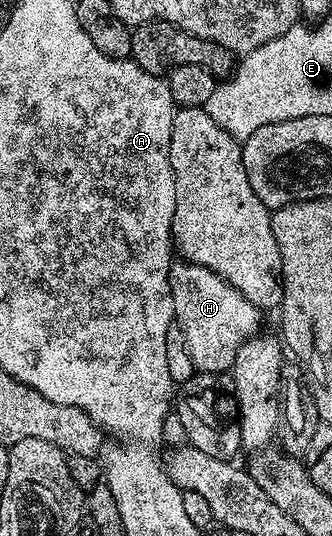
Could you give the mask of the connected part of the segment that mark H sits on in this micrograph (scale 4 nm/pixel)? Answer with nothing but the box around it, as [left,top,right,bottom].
[170,262,261,372]

